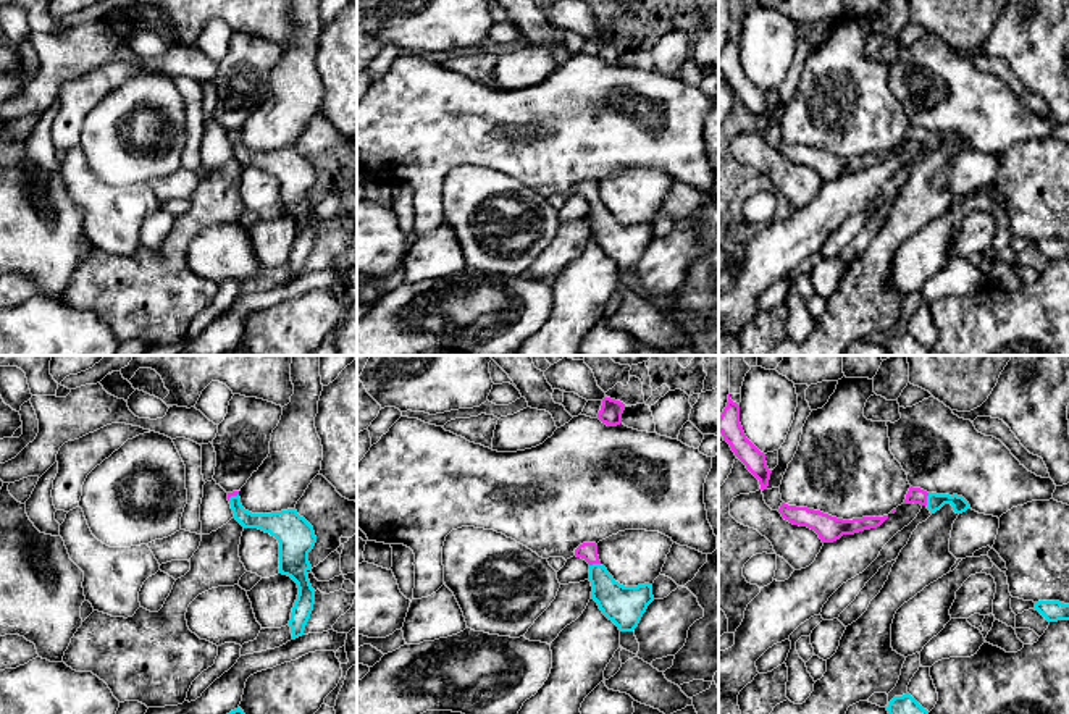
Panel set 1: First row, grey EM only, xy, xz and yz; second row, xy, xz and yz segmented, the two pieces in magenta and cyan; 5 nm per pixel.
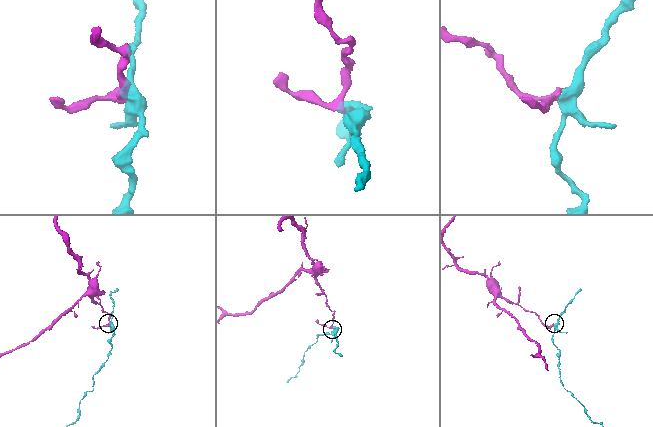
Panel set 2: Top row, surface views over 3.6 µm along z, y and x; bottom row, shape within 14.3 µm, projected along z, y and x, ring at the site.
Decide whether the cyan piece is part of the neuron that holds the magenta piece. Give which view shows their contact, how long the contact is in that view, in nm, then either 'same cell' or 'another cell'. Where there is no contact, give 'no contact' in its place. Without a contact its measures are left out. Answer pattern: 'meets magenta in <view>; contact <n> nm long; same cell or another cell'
meets magenta in yz; contact 70 nm long; same cell

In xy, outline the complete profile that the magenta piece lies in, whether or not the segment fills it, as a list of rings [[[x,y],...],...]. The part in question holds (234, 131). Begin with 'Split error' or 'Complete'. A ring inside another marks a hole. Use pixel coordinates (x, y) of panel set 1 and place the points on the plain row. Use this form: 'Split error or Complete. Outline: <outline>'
Split error. Outline: [[[239,129],[228,131],[234,157],[244,166],[258,166],[275,174],[279,181],[279,212],[291,215],[299,226],[297,237],[291,250],[292,278],[304,273],[315,242],[315,228],[308,218],[308,191],[317,181],[313,165],[297,152],[296,145],[271,150],[252,152],[241,142]]]

